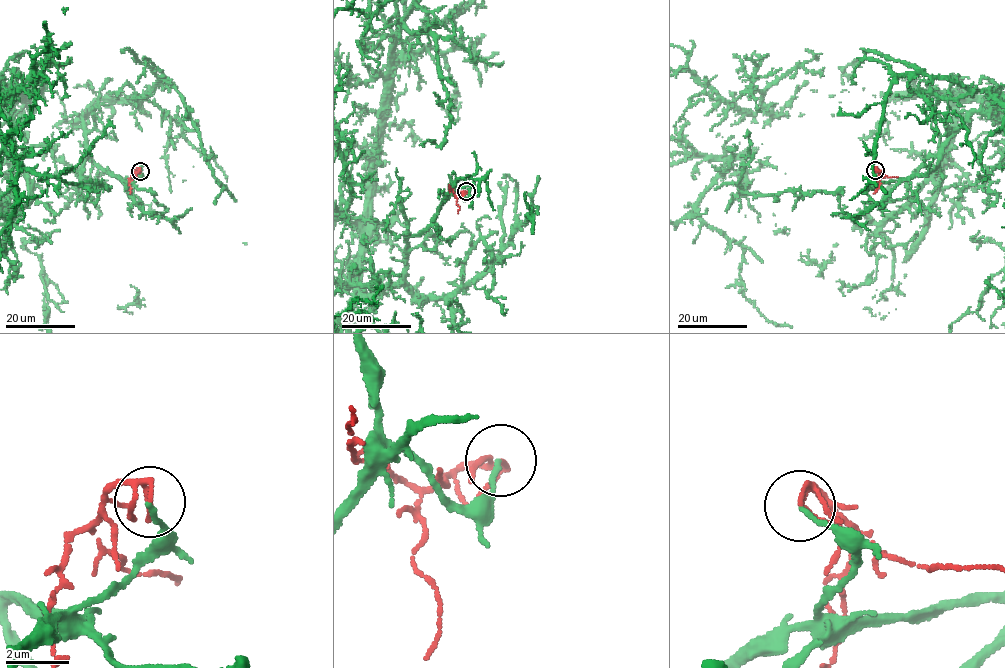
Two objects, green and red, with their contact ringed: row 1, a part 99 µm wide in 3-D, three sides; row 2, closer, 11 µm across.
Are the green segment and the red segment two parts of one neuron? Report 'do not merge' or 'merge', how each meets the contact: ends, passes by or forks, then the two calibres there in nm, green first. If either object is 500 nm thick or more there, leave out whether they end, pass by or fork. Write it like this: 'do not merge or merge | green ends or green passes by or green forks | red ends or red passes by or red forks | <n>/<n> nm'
do not merge | green ends | red forks | 130/90 nm

